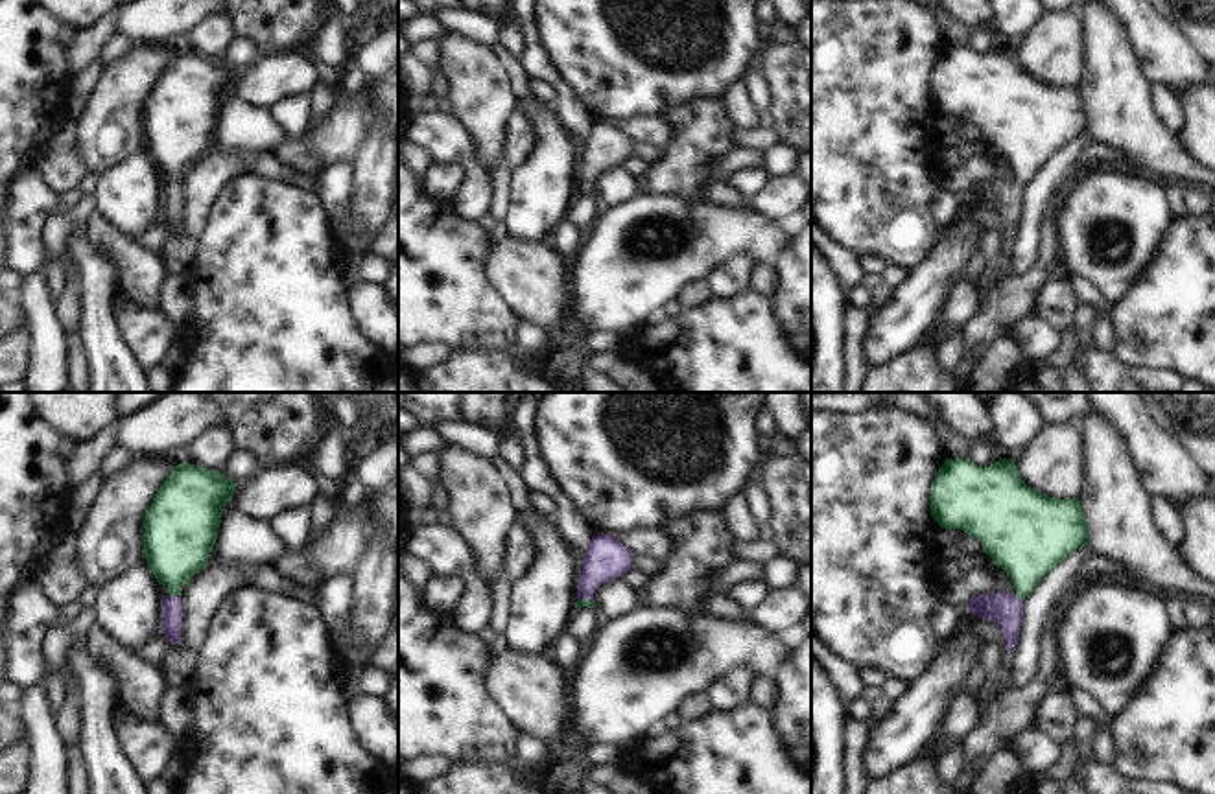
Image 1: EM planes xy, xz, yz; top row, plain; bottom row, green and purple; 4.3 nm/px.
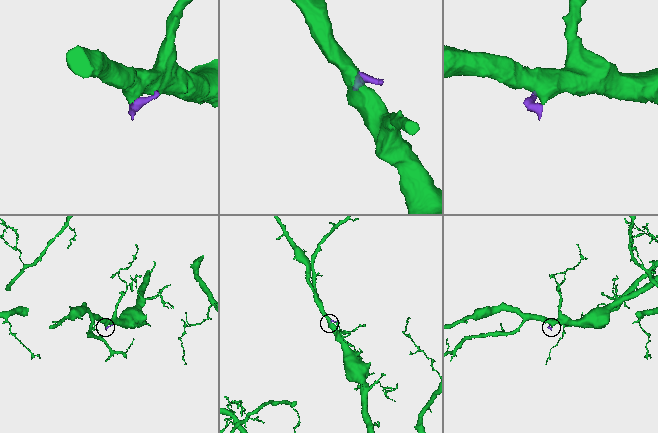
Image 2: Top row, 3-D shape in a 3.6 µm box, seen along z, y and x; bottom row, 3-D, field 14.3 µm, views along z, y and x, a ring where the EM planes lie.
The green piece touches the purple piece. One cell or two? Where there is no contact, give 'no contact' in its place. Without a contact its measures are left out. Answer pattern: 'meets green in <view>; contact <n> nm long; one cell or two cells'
meets green in xy; contact 60 nm long; one cell

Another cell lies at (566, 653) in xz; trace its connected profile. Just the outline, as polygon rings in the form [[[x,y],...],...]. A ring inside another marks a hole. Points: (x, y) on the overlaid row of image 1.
[[[566,632],[557,636],[549,647],[549,656],[566,672],[573,671],[573,667],[583,660],[583,654],[584,647],[572,639]]]

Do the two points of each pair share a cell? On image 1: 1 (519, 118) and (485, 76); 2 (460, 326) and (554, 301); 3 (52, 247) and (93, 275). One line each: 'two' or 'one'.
1: two
2: two
3: two

